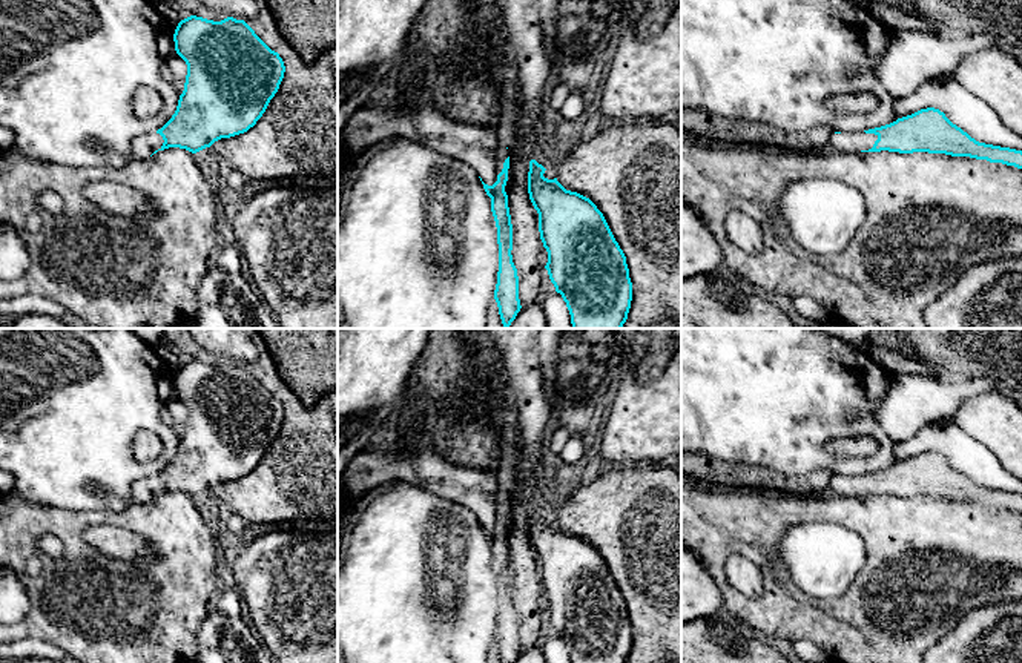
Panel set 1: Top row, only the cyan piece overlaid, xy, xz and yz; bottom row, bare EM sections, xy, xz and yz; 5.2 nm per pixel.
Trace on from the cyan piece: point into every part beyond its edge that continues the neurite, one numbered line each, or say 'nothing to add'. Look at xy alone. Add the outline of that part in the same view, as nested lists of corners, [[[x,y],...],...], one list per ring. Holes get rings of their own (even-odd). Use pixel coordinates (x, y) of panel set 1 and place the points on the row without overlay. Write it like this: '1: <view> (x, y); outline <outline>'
1: xy (143, 490); outline [[[157,476],[135,482],[130,490],[132,503],[147,503],[155,494],[161,493],[163,487],[163,480]]]

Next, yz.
1: yz (844, 485); outline [[[855,476],[855,477],[826,477],[824,479],[827,491],[838,493],[842,496],[861,496],[869,494],[873,491],[875,485],[878,483],[878,479],[875,477],[865,477],[865,476]]]

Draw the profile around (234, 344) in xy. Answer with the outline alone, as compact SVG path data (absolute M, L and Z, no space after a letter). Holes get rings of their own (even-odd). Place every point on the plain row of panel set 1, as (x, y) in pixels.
M189 328L190 336L215 356L236 364L255 364L256 345L247 328Z

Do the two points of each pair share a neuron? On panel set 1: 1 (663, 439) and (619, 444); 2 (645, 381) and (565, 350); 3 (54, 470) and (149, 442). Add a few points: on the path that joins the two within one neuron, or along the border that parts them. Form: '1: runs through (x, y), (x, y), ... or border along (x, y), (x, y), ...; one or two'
1: runs through (652, 439), (629, 439); one
2: border along (623, 344), (617, 370); two
3: border along (145, 428), (132, 445), (132, 456), (138, 462); two

